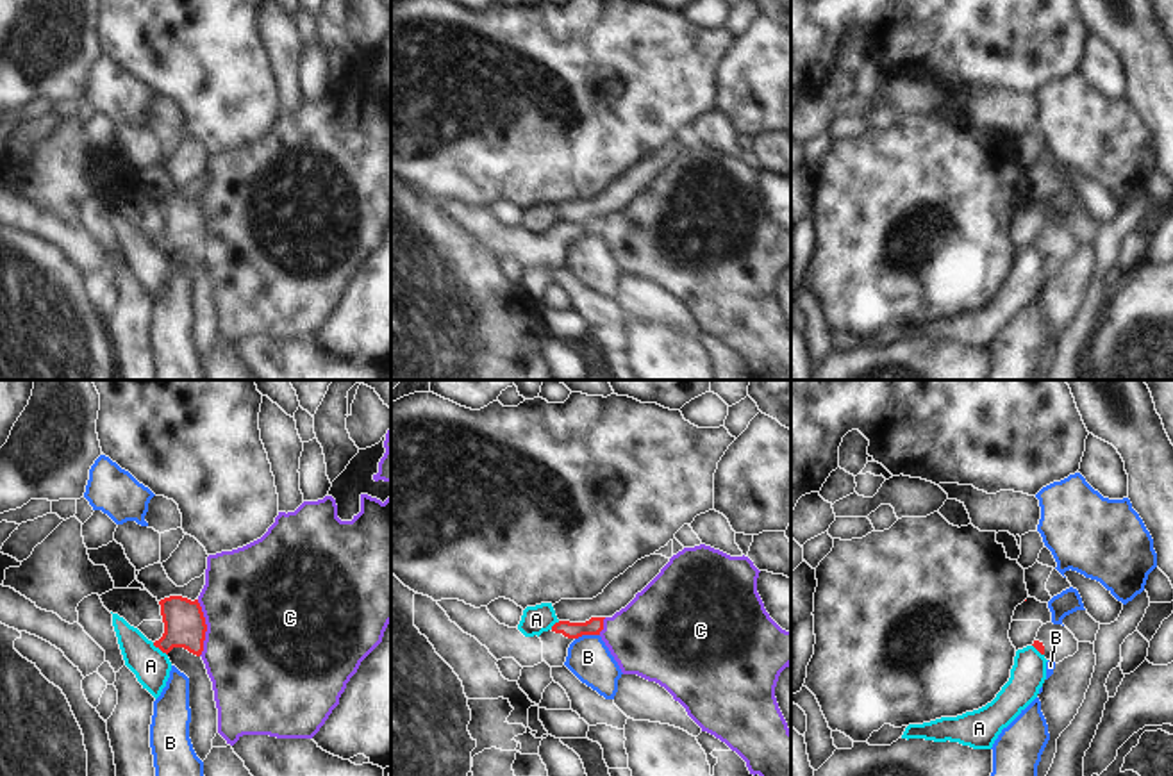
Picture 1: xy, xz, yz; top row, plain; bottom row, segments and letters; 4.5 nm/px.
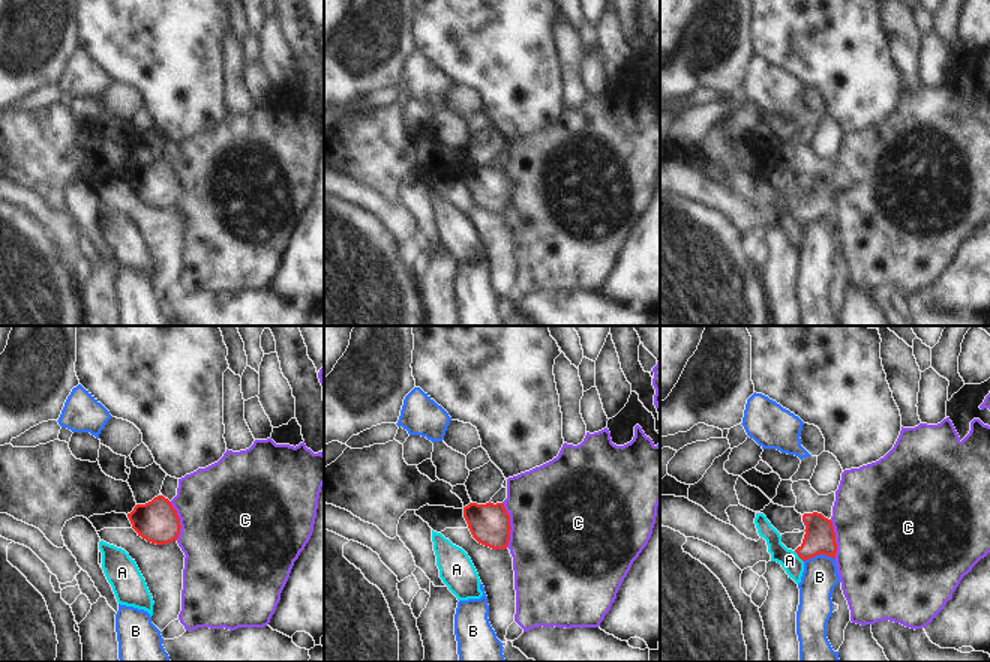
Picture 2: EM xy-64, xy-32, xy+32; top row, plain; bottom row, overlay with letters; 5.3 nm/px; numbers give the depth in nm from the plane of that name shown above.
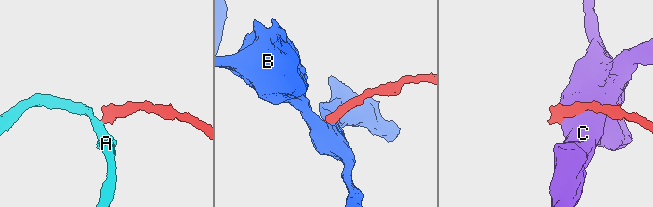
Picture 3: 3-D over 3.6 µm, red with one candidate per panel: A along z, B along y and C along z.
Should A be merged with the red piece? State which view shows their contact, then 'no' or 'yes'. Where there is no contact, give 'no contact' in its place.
xy | no

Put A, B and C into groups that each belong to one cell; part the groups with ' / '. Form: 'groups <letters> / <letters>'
groups A / B / C

